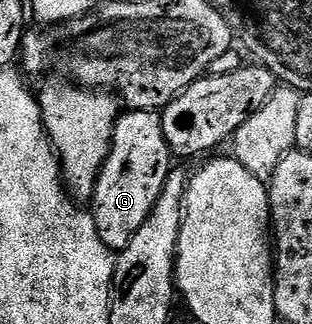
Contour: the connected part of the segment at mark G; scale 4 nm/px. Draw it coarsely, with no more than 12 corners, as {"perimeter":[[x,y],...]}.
{"perimeter":[[124,110],[89,213],[113,253],[145,225],[173,156],[157,111]]}

